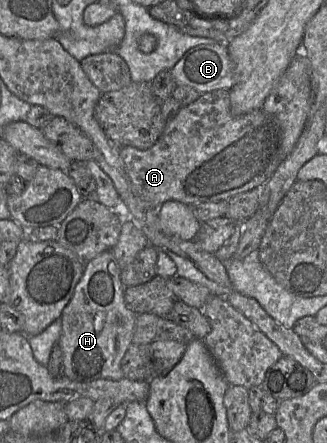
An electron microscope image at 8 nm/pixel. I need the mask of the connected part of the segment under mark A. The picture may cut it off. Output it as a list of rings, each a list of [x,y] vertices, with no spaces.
[[[226,89],[201,94],[191,104],[181,107],[178,113],[166,122],[162,135],[151,148],[139,150],[124,146],[120,150],[133,193],[158,209],[171,200],[189,206],[228,201],[237,194],[261,187],[283,160],[281,133],[274,118],[263,108],[241,116],[233,115],[230,109],[230,92]]]

